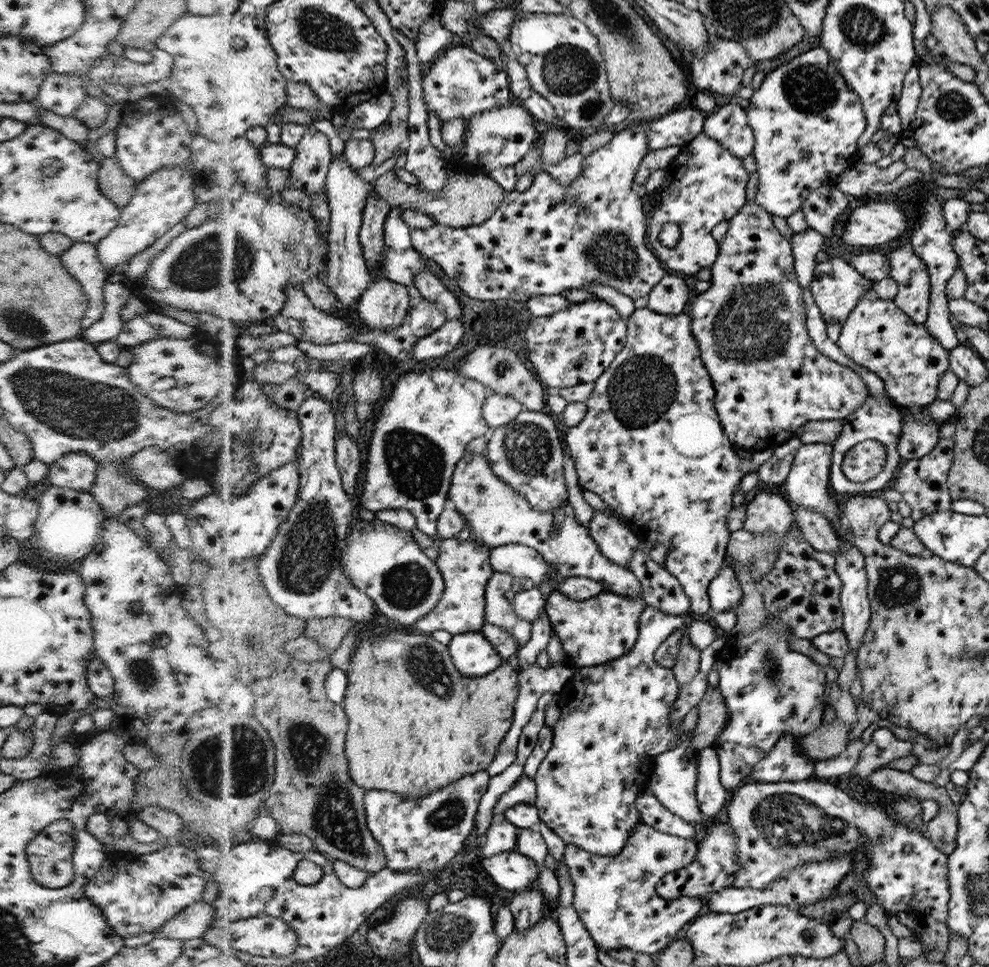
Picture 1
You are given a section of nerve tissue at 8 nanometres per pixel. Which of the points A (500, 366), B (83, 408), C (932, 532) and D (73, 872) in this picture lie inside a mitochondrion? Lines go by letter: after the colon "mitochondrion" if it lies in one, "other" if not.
A: mitochondrion
B: mitochondrion
C: other
D: other

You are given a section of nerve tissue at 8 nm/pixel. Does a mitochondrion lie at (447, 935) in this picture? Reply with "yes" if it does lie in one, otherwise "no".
yes

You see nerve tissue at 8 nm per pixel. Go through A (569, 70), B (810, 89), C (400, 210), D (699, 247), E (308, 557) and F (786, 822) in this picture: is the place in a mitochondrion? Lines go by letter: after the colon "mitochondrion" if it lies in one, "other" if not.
A: mitochondrion
B: mitochondrion
C: other
D: other
E: mitochondrion
F: mitochondrion

